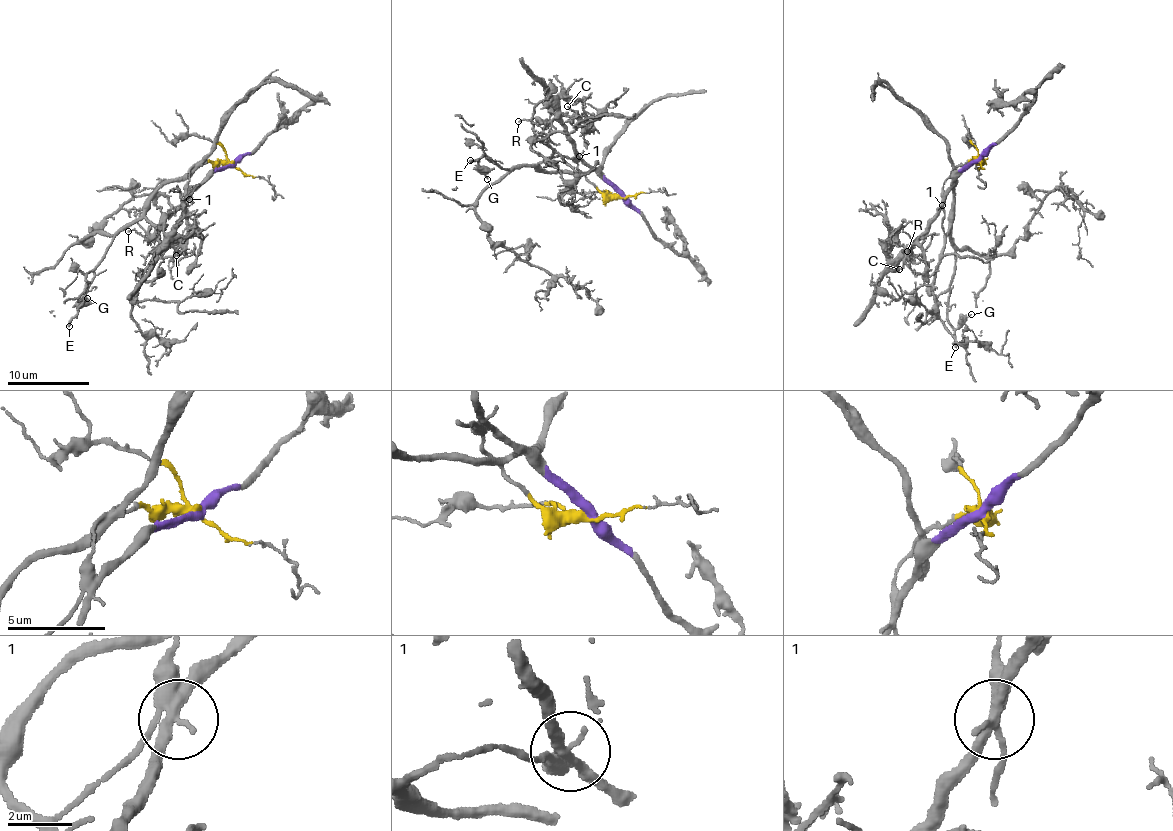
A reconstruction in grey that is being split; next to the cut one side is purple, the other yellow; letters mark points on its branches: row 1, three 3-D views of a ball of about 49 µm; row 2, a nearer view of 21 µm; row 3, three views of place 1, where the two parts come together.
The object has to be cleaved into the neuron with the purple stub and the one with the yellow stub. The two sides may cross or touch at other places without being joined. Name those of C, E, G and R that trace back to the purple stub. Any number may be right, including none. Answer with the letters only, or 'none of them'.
C, R

